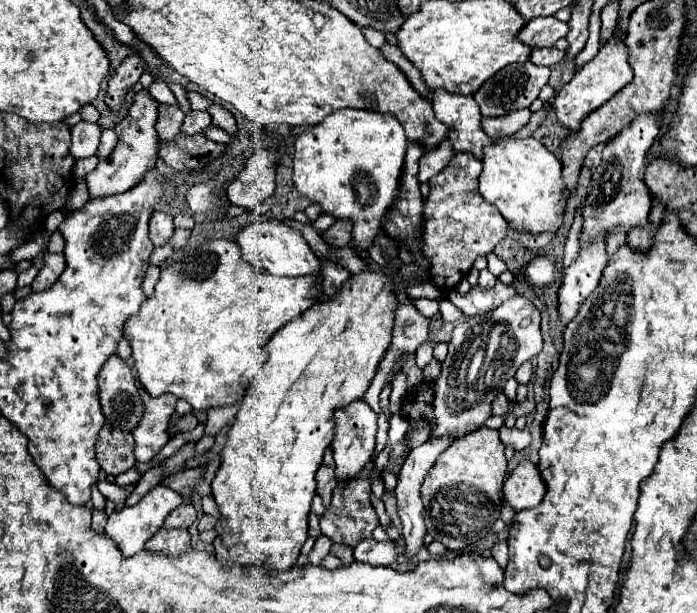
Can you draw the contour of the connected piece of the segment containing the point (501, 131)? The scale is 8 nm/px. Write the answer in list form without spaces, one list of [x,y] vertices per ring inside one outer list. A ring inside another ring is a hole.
[[[520,110],[520,112],[512,112],[508,116],[502,118],[484,118],[482,120],[482,130],[490,136],[490,138],[504,138],[504,136],[512,136],[514,132],[518,132],[522,126],[526,126],[530,118],[530,110]]]

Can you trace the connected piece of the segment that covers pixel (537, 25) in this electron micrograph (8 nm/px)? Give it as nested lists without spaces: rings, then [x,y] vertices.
[[[554,16],[534,18],[520,32],[520,40],[530,44],[532,48],[548,48],[548,46],[554,46],[554,42],[558,38],[564,38],[566,34],[568,34],[566,22],[560,22]]]

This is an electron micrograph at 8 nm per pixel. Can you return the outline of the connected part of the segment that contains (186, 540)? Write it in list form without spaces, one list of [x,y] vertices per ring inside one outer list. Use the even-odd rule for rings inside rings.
[[[162,528],[146,542],[146,550],[162,554],[182,554],[190,548],[190,534],[182,528]]]

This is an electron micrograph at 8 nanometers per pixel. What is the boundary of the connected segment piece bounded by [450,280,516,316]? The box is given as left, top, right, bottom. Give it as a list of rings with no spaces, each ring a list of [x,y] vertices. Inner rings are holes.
[[[496,282],[494,288],[480,288],[474,286],[466,296],[460,296],[456,290],[450,292],[450,302],[462,310],[464,316],[482,316],[484,312],[492,312],[492,308],[498,308],[498,304],[506,302],[516,294],[512,284]]]

